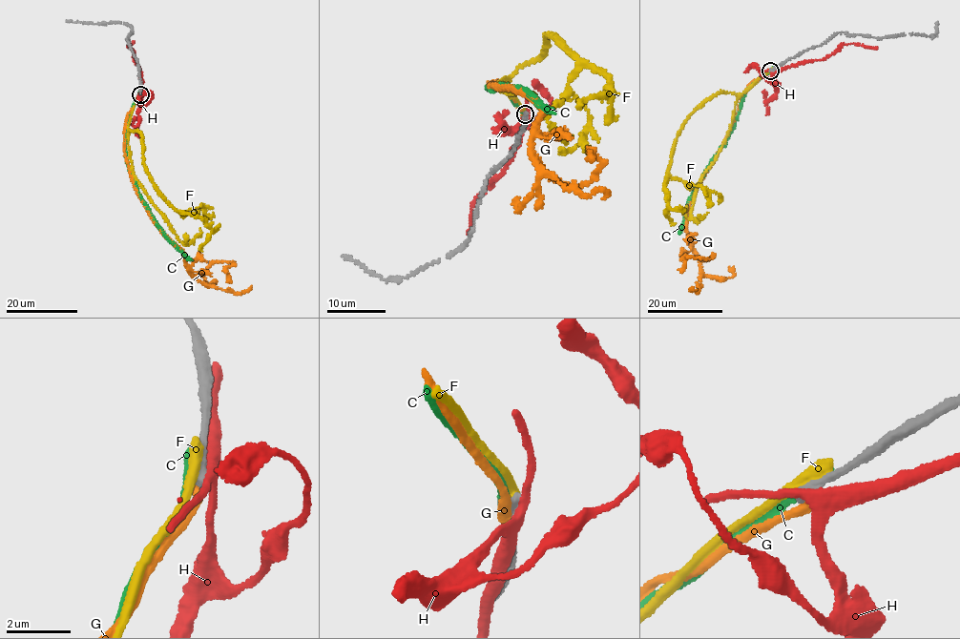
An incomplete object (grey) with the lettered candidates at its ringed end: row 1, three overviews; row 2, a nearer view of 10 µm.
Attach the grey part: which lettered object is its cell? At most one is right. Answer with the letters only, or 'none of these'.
none of these

